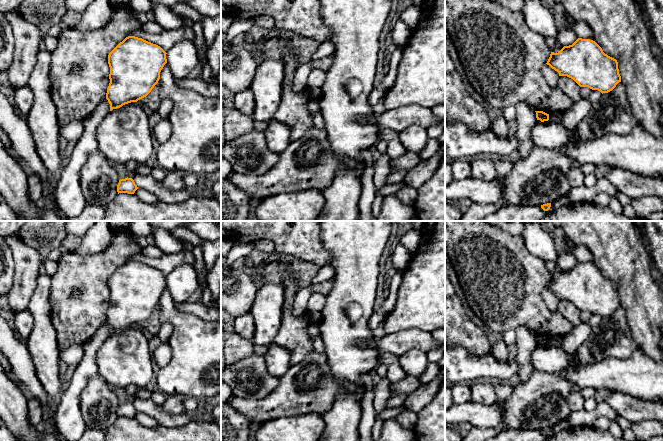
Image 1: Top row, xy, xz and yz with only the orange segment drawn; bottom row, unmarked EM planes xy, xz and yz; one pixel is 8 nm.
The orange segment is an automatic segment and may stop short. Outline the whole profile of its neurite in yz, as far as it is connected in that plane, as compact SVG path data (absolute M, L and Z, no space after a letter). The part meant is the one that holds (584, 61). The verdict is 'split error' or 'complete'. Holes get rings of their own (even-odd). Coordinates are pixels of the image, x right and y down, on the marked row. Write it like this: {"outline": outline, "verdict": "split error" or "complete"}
{"outline": "M578 38L558 53L551 52L546 63L559 73L573 79L580 87L612 91L621 82L618 62L608 56L593 40Z", "verdict": "complete"}

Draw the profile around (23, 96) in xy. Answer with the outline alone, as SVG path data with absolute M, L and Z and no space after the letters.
M28 86L20 87L14 93L14 105L22 117L26 117L33 104L33 93Z

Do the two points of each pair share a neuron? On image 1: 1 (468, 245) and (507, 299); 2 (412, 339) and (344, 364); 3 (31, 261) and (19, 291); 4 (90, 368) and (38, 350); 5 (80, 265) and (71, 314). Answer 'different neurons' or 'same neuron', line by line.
1: same neuron
2: different neurons
3: same neuron
4: different neurons
5: same neuron

